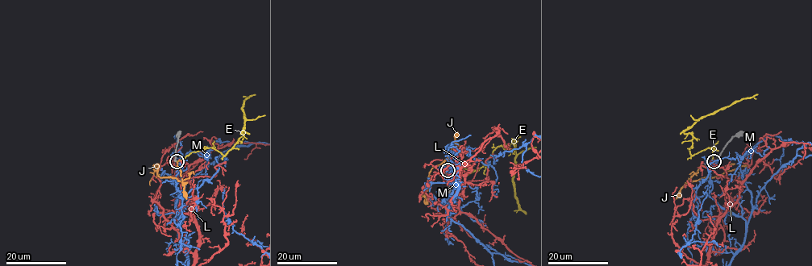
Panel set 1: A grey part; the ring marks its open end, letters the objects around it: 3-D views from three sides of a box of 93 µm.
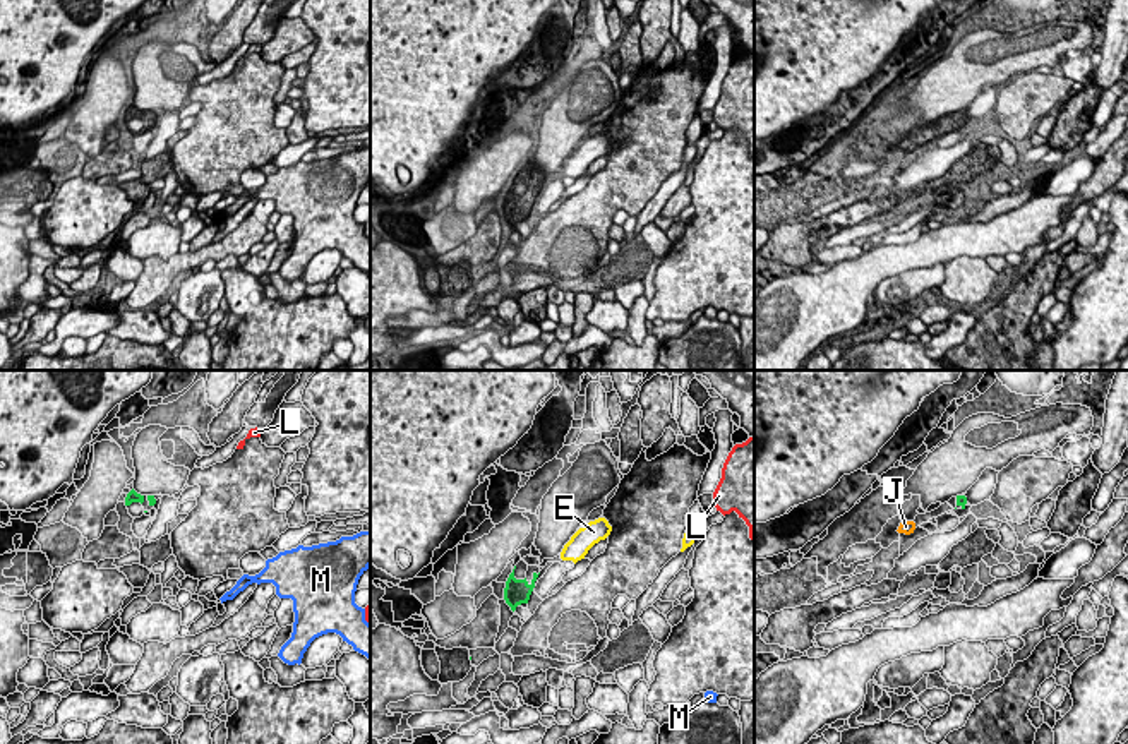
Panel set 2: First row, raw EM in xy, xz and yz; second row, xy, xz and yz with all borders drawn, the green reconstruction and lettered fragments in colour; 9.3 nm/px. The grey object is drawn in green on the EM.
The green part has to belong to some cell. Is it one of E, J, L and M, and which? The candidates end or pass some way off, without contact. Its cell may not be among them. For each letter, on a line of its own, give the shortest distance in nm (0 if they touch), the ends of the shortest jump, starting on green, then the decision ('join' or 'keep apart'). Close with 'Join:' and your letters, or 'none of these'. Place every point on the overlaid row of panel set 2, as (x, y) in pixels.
E: 260 nm | xz (539, 573), (561, 558) | keep apart
J: 420 nm | yz (955, 508), (914, 523) | join
L: 900 nm | xy (153, 496), (237, 448) | keep apart
M: 1050 nm | xy (146, 511), (227, 592) | keep apart
Join: J

